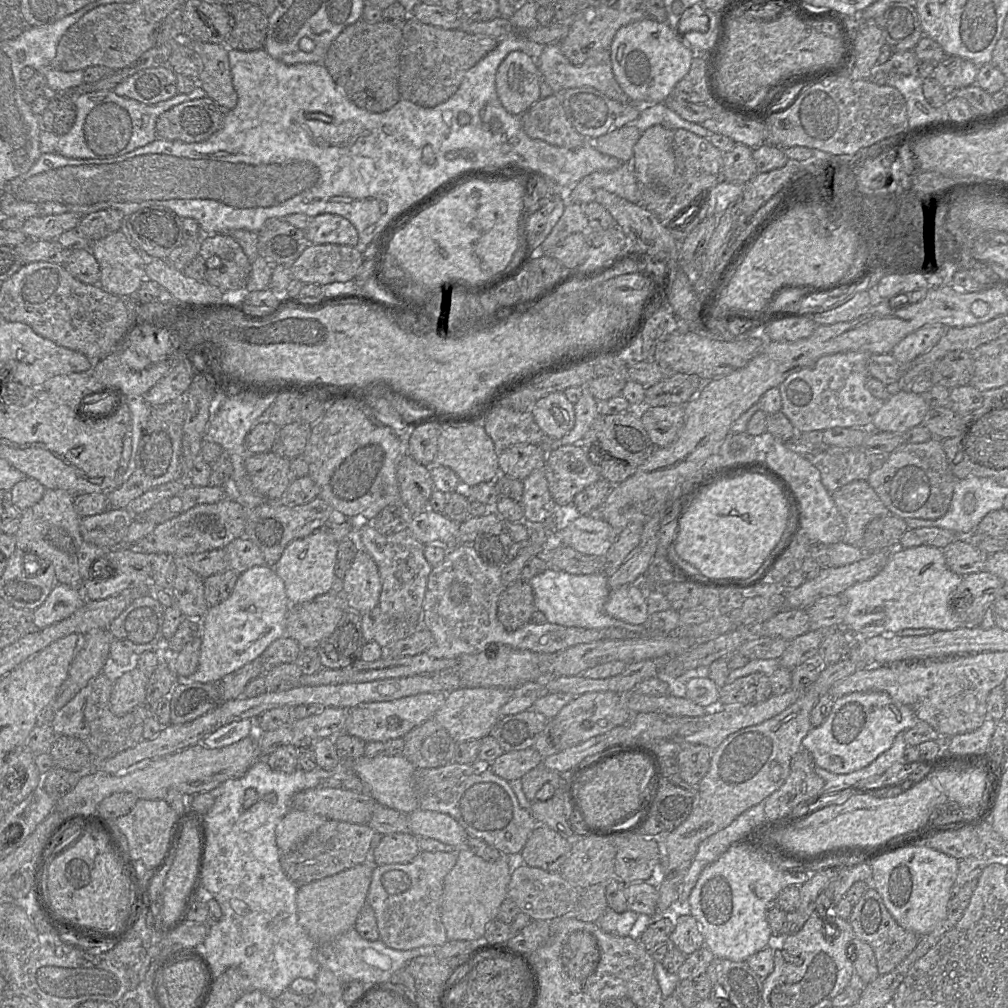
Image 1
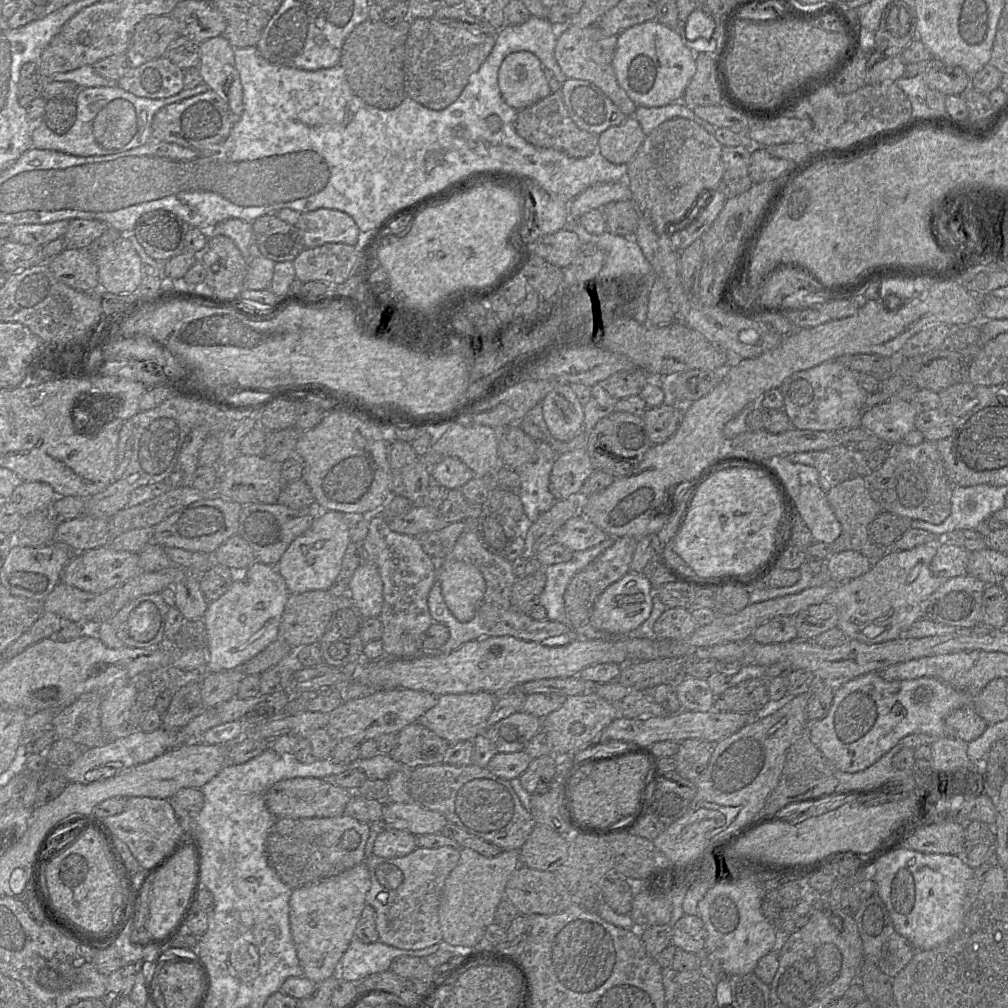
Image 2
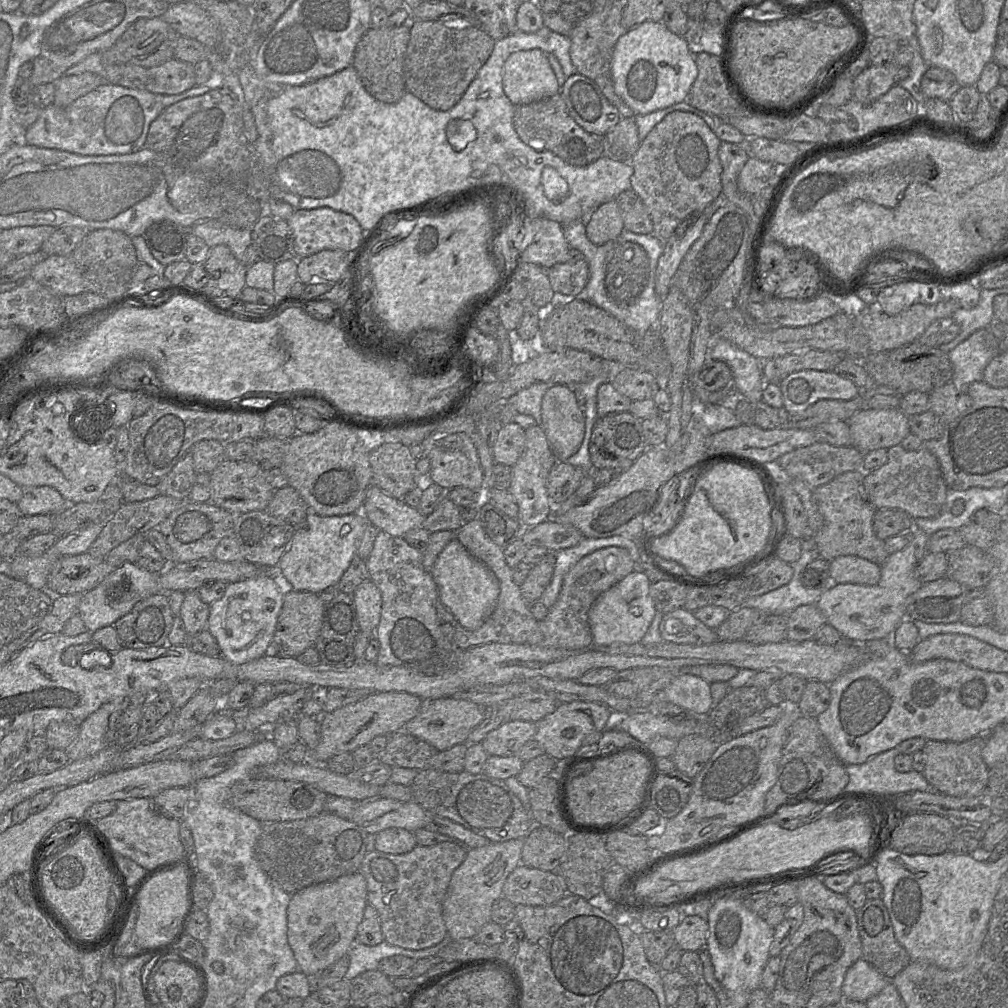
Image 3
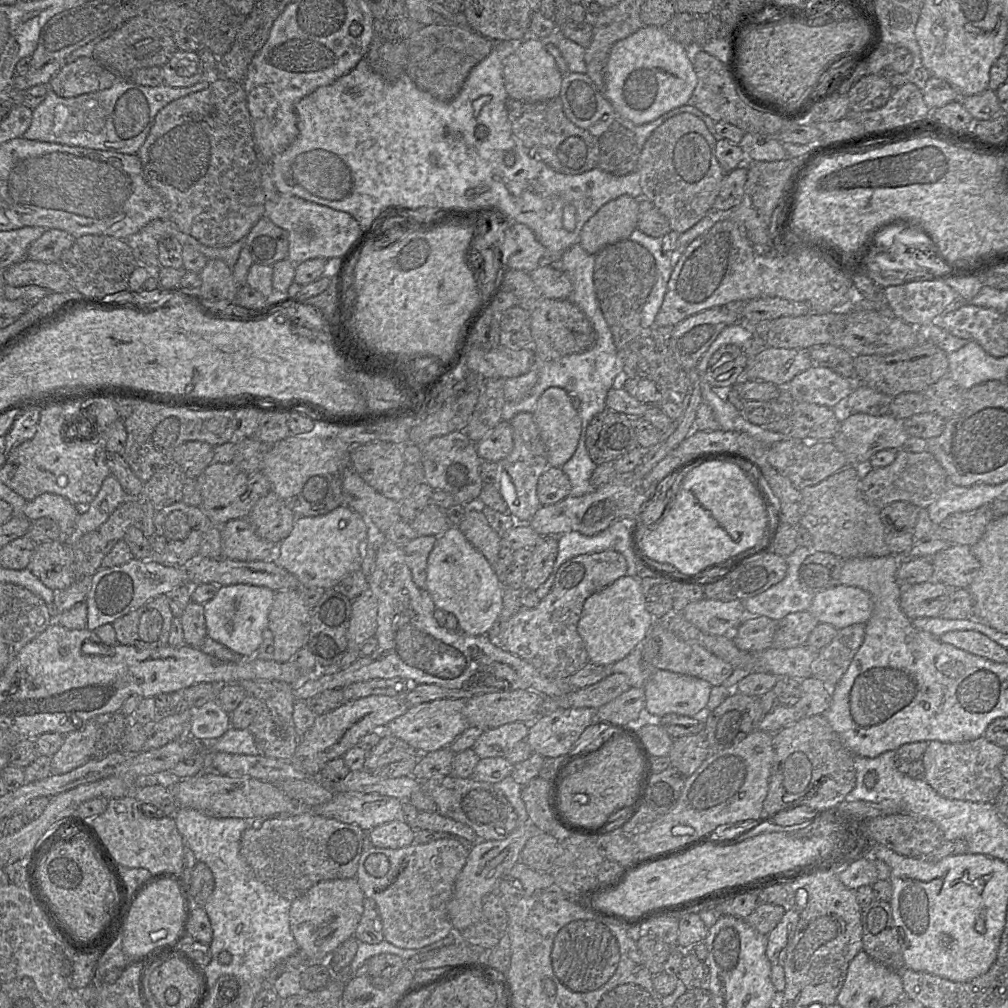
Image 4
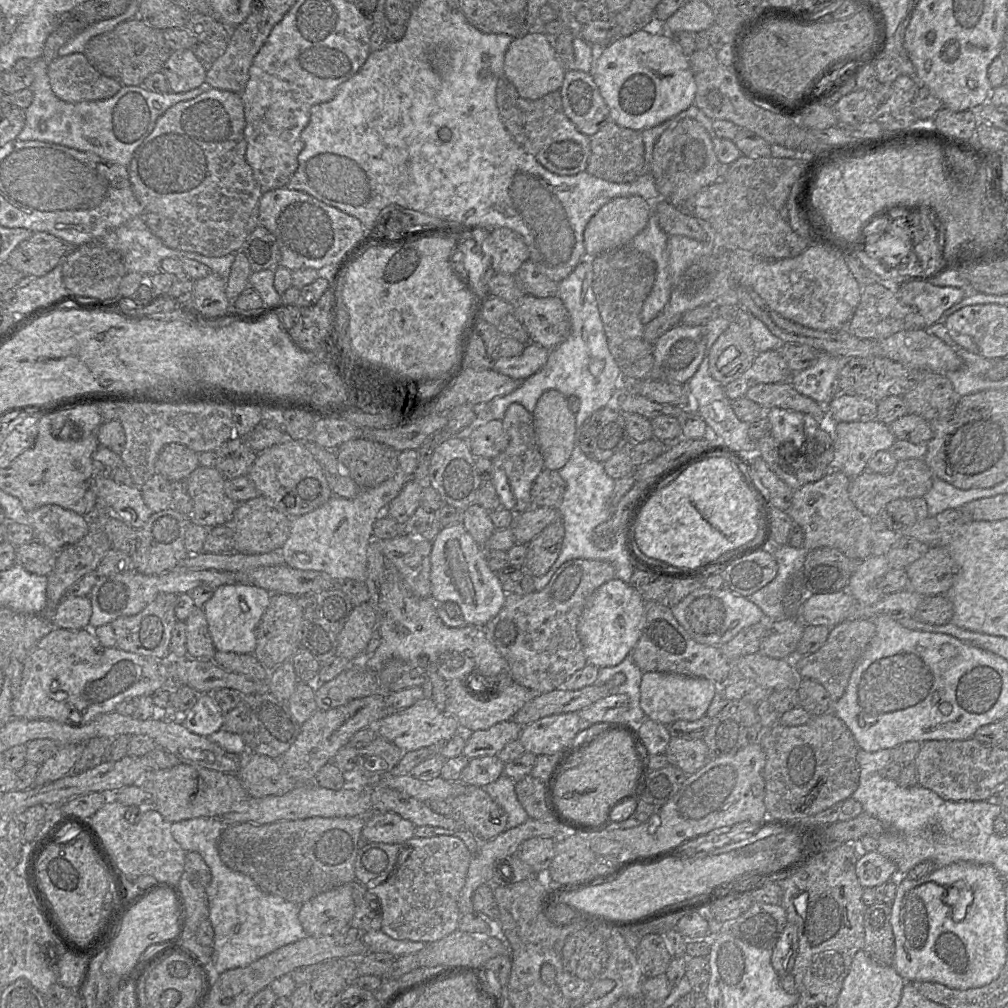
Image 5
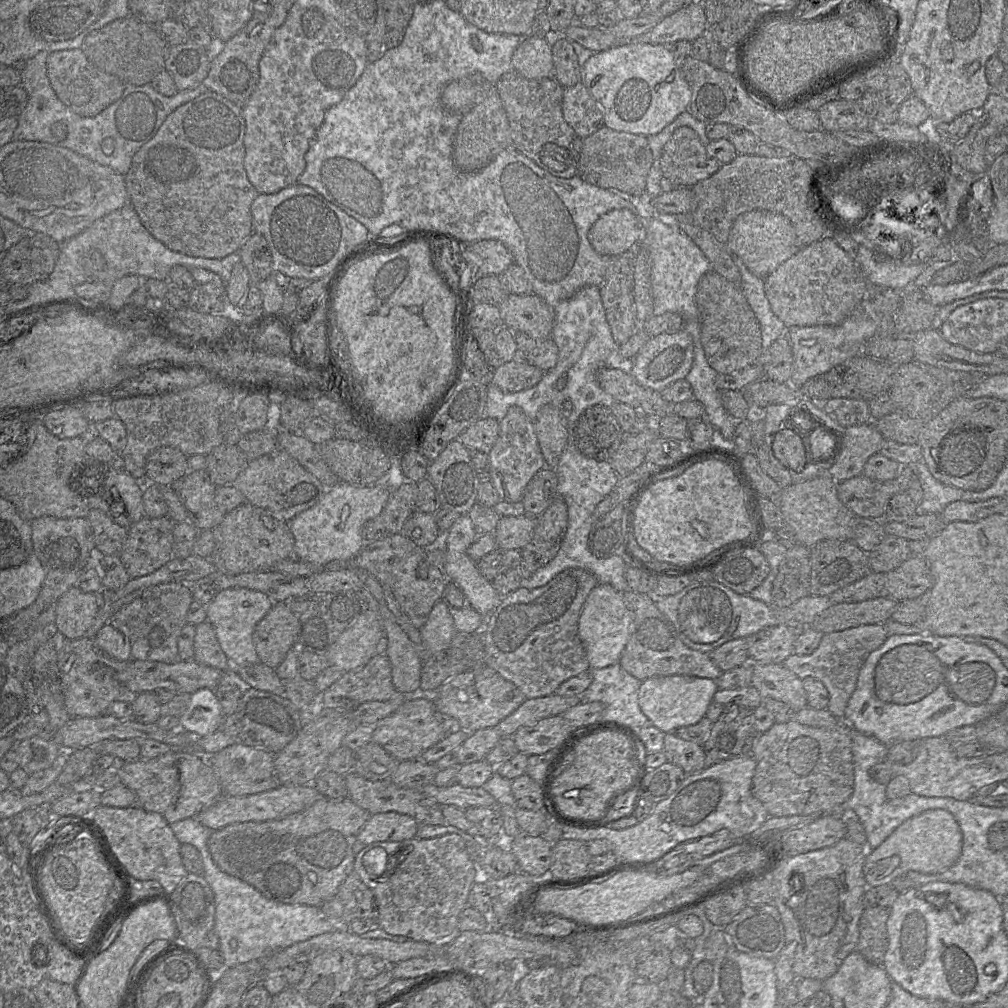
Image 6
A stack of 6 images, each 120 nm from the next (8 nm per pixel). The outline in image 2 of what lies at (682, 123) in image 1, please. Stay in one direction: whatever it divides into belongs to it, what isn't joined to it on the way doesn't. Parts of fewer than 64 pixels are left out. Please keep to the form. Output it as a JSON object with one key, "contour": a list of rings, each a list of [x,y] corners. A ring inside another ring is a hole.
{"contour":[[[671,103],[661,107],[637,107],[633,117],[640,123],[646,135],[649,135],[663,122],[679,117],[696,122],[712,135],[717,129],[709,122],[695,115],[693,109],[685,103]]]}

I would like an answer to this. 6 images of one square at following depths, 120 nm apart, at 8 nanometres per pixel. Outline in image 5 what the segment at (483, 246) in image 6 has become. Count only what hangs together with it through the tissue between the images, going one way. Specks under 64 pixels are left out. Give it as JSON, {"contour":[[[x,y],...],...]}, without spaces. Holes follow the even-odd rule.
{"contour":[[[496,228],[493,230],[487,230],[489,237],[495,243],[496,246],[496,258],[493,258],[493,269],[491,269],[491,258],[488,259],[487,277],[493,276],[493,273],[510,274],[514,275],[522,264],[529,259],[529,250],[523,241],[522,237],[516,232],[508,228]]]}

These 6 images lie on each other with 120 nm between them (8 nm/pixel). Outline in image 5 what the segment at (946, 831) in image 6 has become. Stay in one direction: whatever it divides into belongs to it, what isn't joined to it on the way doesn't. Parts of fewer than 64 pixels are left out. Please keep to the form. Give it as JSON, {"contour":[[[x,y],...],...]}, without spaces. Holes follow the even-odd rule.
{"contour":[[[867,852],[857,859],[855,872],[863,888],[875,888],[897,876],[896,864],[878,852]]]}

